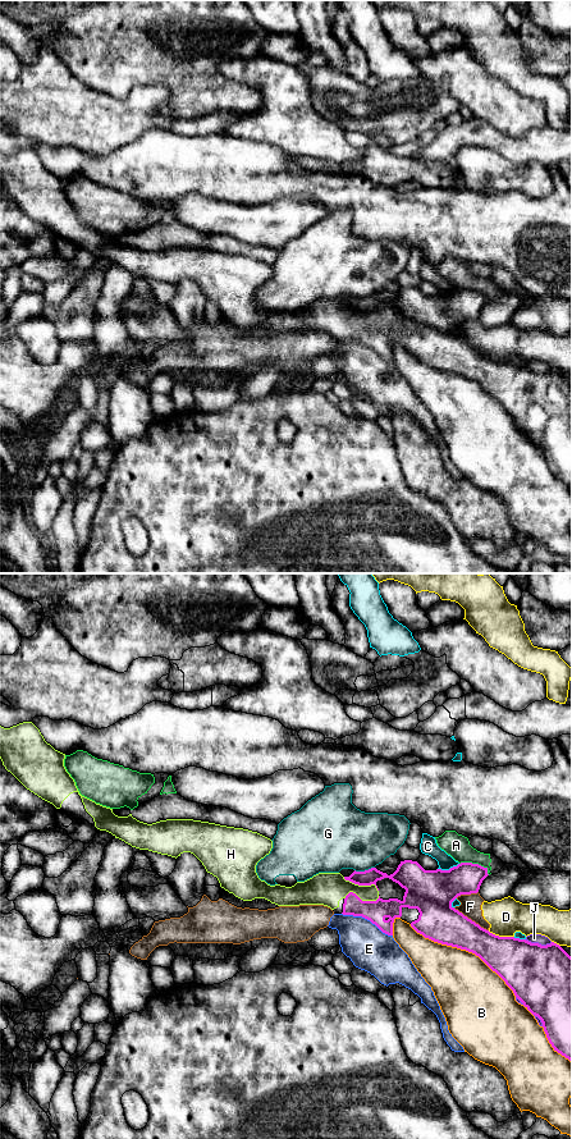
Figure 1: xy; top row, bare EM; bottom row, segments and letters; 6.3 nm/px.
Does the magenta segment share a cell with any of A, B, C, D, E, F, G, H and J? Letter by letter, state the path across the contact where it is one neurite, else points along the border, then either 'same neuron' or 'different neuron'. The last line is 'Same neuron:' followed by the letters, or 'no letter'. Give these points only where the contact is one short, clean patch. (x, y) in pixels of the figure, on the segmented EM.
A: border along xy (460, 863), (477, 863), (489, 874); different neuron
B: different neuron
C: different neuron
D: different neuron
E: border along xy (342, 913), (361, 915), (392, 936); different neuron
F: different neuron
G: different neuron
H: same neuron
J: different neuron
Same neuron: H

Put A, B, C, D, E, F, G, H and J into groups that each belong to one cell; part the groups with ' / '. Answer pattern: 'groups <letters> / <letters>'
groups A / B / C / D F / E / G / H / J

